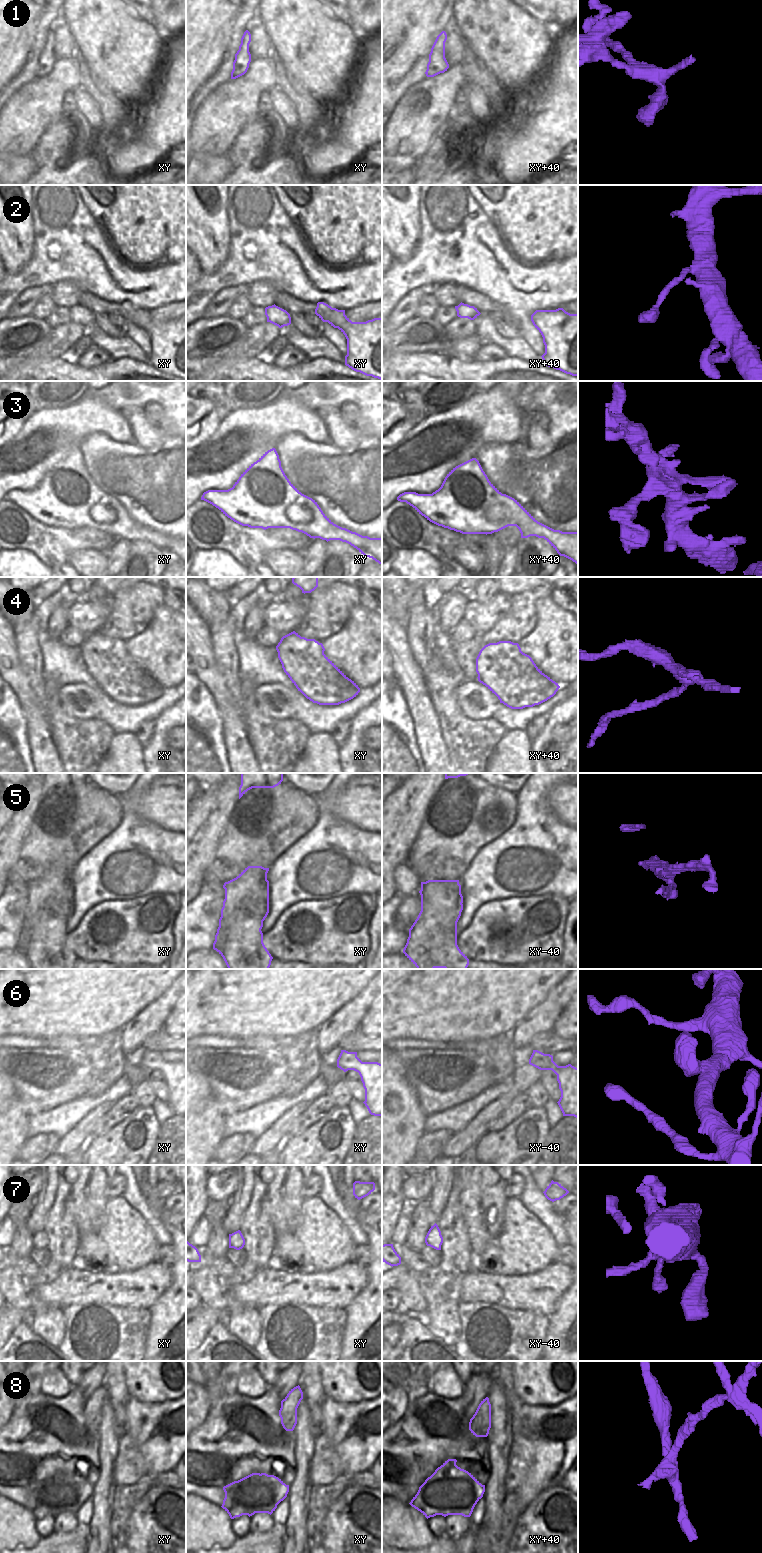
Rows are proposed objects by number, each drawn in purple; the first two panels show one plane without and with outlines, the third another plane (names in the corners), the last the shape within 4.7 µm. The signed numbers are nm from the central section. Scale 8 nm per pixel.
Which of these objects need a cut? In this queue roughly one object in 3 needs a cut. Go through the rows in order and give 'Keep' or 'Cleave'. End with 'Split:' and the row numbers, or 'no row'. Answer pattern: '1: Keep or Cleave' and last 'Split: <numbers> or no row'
1: Keep
2: Keep
3: Keep
4: Cleave
5: Cleave
6: Keep
7: Keep
8: Cleave
Split: 4, 5, 8

